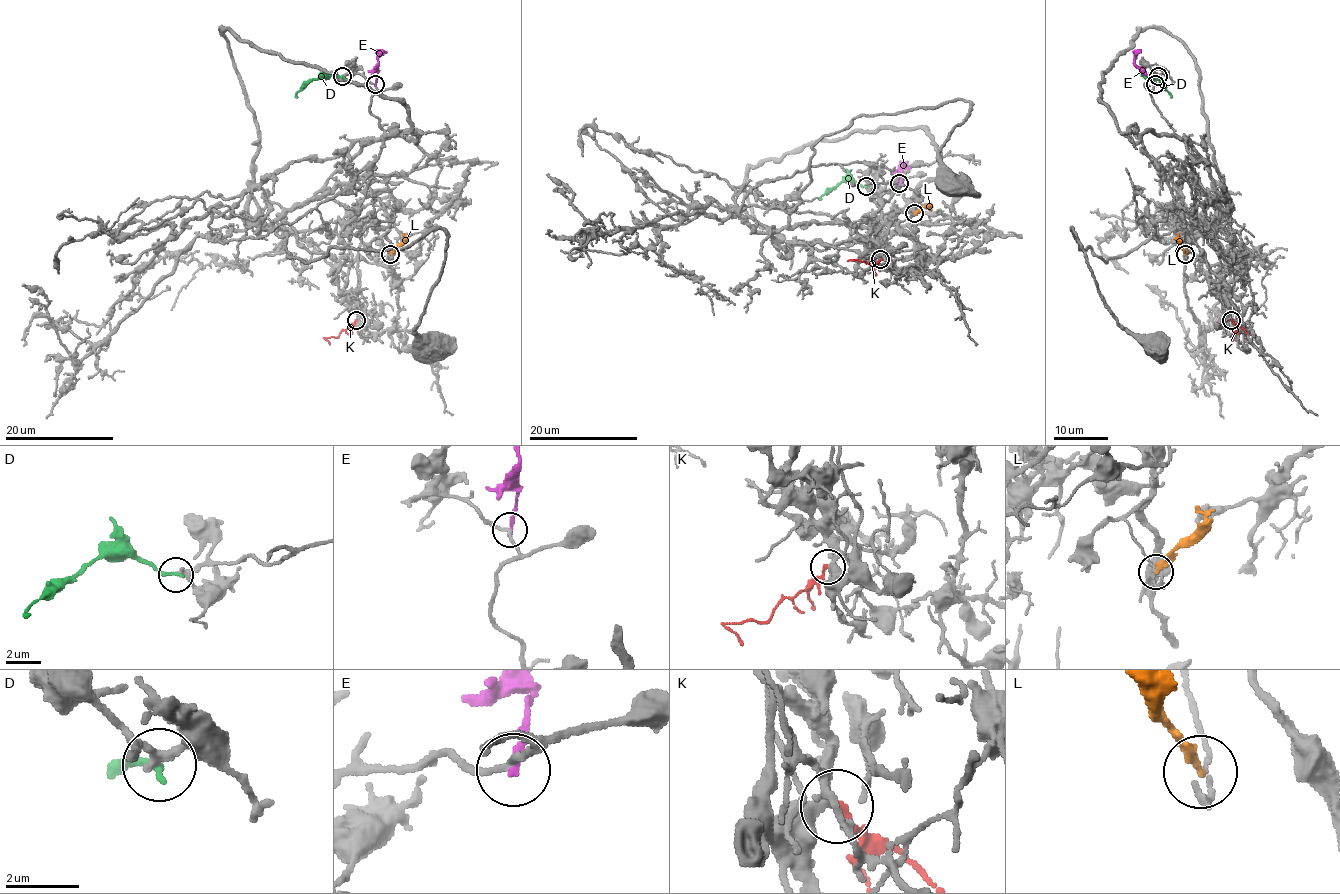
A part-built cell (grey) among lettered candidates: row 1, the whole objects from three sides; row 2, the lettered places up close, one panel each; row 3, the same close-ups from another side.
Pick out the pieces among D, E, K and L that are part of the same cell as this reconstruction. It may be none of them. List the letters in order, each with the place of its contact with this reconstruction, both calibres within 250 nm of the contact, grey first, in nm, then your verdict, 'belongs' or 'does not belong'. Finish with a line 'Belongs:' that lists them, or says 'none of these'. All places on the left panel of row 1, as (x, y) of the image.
D: meets grey at (342, 76); 190 nm thick on the grey side, 240 nm on the other; belongs
E: meets grey at (375, 84); 170 nm thick on the grey side, 160 nm on the other; does not belong
K: meets grey at (356, 320); 220 nm thick on the grey side, 190 nm on the other; belongs
L: meets grey at (390, 254); 100 nm thick on the grey side, 280 nm on the other; does not belong
Belongs: D, K

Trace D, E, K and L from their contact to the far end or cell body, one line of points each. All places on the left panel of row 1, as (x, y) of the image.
D: (342, 75), (312, 78), (294, 97)
E: (376, 84), (380, 51), (376, 51)
K: (357, 320), (338, 336), (330, 336), (327, 339), (330, 345)
L: (390, 254), (405, 238), (403, 234)

